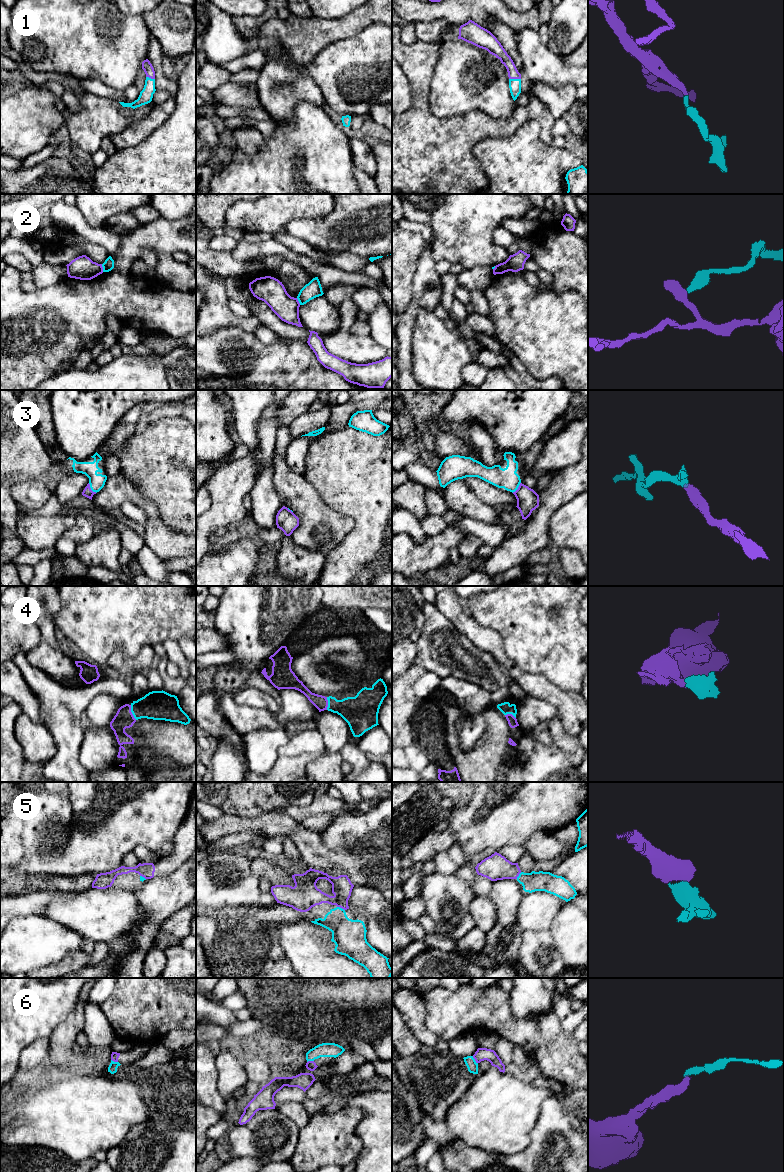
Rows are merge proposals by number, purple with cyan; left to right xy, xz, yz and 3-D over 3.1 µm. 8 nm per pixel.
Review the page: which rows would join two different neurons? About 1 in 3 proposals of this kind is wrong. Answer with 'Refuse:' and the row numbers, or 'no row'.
Refuse: 2

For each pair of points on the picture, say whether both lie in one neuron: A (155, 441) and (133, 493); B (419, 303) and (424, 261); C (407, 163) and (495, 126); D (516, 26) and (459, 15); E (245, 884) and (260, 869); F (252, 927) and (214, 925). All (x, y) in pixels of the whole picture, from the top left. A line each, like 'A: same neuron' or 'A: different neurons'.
A: different neurons
B: same neuron
C: same neuron
D: same neuron
E: different neurons
F: same neuron

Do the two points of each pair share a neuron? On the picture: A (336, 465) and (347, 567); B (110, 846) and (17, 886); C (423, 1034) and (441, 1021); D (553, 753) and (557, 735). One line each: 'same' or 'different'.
A: same
B: same
C: different
D: different

